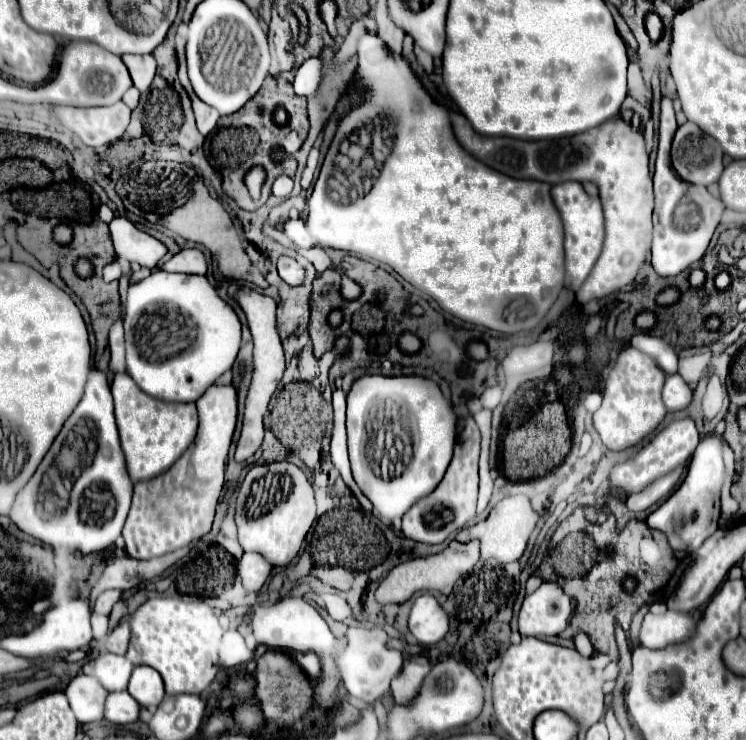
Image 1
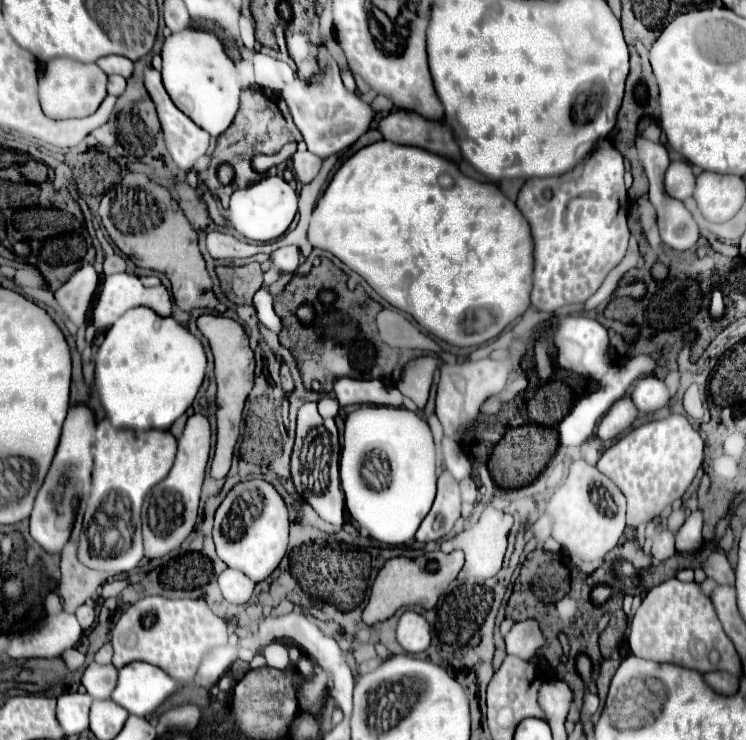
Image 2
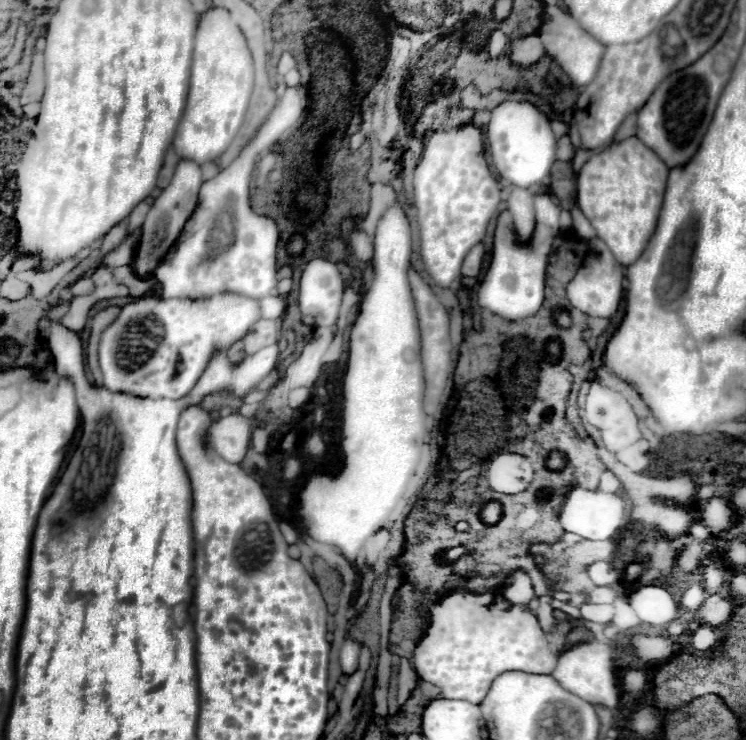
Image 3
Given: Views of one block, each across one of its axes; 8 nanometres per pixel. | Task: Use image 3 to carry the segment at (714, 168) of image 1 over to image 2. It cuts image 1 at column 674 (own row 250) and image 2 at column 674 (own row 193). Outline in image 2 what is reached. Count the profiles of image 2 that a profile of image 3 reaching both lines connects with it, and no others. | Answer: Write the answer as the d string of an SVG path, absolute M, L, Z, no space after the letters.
M672 162L666 170L666 194L676 200L686 200L694 192L694 174L690 170L690 164L686 162Z

